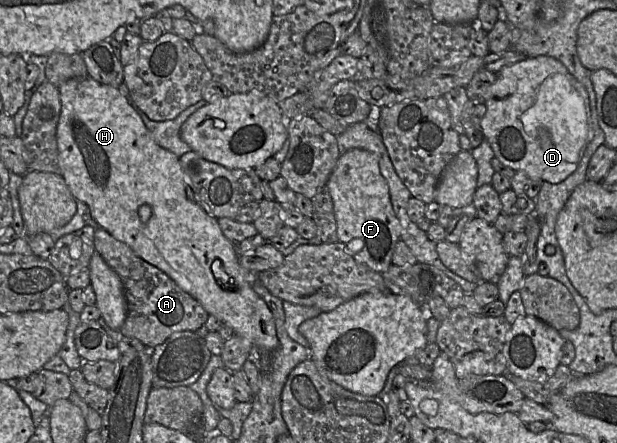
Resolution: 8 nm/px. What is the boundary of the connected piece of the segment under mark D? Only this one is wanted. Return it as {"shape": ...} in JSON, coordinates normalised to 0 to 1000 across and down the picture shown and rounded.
{"shape":[[[891,126],[854,129],[846,138],[815,151],[806,165],[806,178],[791,203],[791,221],[786,237],[789,251],[780,273],[778,291],[784,312],[793,321],[802,354],[818,375],[827,377],[833,386],[848,386],[865,406],[883,409],[893,415],[904,415],[914,409],[935,384],[953,325],[963,312],[964,296],[961,293],[961,275],[958,269],[956,228],[948,196],[906,135]]]}

